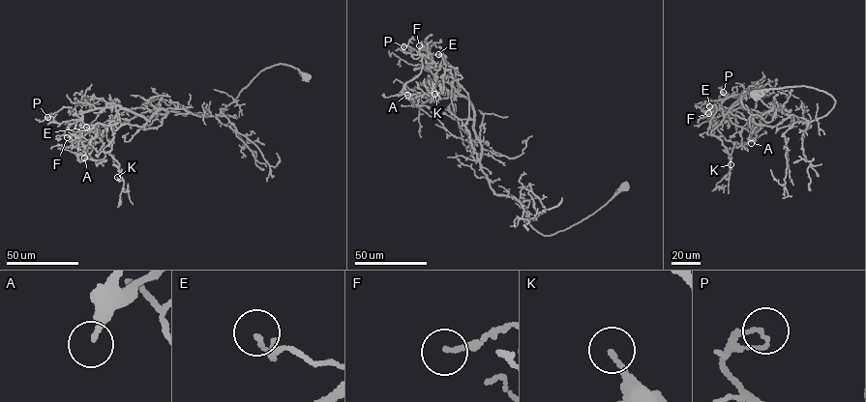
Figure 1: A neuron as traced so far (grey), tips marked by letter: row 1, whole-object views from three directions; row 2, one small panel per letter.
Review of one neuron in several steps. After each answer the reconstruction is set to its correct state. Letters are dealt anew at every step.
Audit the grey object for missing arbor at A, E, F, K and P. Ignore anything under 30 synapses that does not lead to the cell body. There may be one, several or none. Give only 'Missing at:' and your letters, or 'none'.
Missing at: none

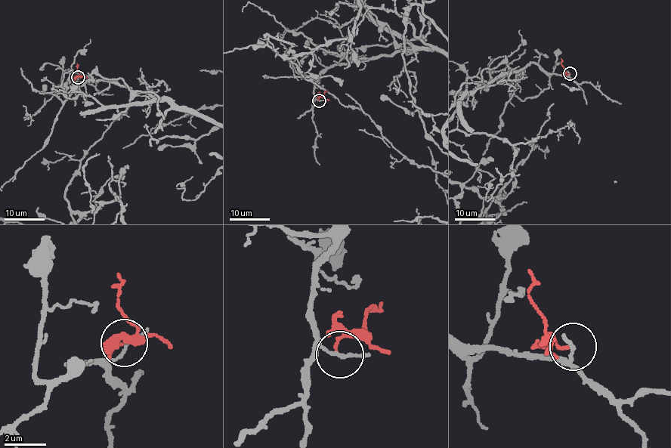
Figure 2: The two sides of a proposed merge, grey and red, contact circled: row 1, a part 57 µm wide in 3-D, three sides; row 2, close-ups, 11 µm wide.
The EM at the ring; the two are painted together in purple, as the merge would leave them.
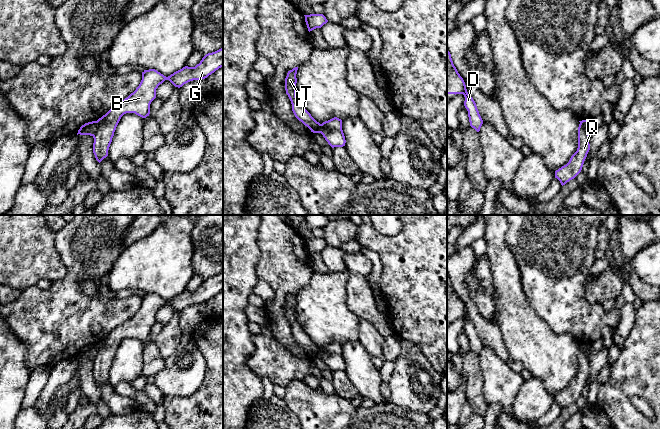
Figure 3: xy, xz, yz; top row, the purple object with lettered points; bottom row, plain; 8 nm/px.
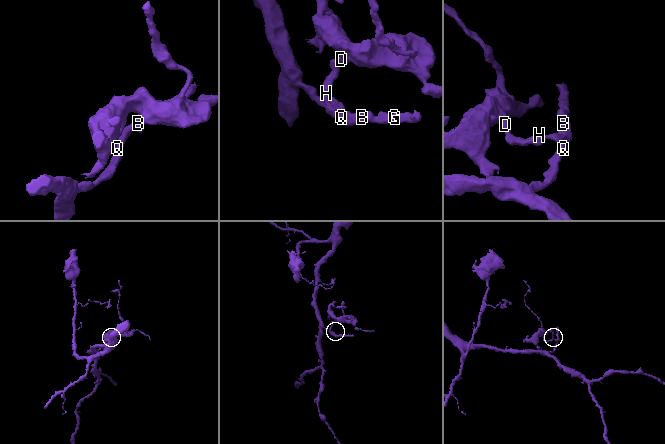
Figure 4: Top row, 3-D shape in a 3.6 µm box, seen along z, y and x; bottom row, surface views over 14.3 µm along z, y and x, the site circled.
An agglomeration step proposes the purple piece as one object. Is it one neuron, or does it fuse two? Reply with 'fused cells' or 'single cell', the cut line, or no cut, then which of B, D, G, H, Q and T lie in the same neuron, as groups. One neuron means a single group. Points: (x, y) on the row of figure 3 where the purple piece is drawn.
fused cells; cut in xy along (96, 121), (96, 132), (93, 136); B G Q / D H T

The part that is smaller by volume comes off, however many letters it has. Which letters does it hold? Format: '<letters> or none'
D, H, T

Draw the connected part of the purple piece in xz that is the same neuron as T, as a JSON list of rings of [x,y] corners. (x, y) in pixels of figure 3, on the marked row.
[[[295,67],[288,71],[285,78],[285,90],[292,104],[292,111],[295,117],[307,126],[311,132],[320,133],[321,124],[311,116],[311,114],[301,104],[300,100],[296,97],[297,70],[298,67]]]

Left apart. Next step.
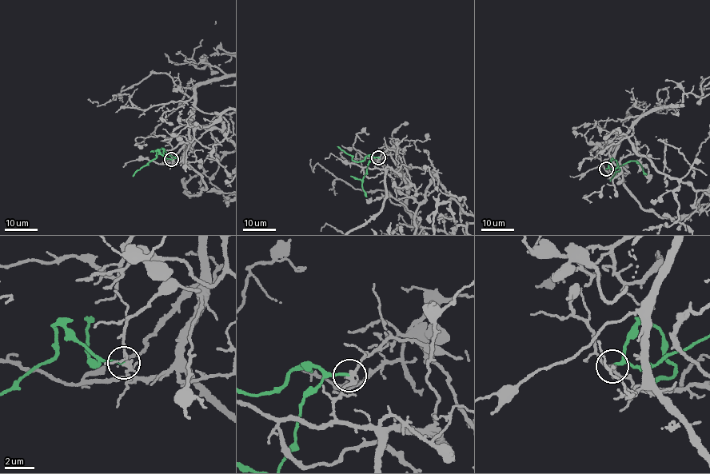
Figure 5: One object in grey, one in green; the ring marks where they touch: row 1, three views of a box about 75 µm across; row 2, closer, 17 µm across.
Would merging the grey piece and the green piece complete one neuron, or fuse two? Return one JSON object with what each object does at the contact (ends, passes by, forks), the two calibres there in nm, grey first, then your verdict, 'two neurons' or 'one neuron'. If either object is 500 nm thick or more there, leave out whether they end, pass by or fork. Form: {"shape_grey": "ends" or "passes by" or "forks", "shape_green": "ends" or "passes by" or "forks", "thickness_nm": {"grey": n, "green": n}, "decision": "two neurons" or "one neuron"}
{"shape_grey": "passes by", "shape_green": "ends", "thickness_nm": {"grey": 200, "green": 200}, "decision": "two neurons"}

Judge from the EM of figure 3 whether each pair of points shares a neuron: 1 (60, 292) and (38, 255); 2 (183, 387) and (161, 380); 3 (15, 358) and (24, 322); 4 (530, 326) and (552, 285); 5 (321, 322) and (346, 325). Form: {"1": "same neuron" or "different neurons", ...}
{"1": "different neurons", "2": "same neuron", "3": "different neurons", "4": "different neurons", "5": "same neuron"}

